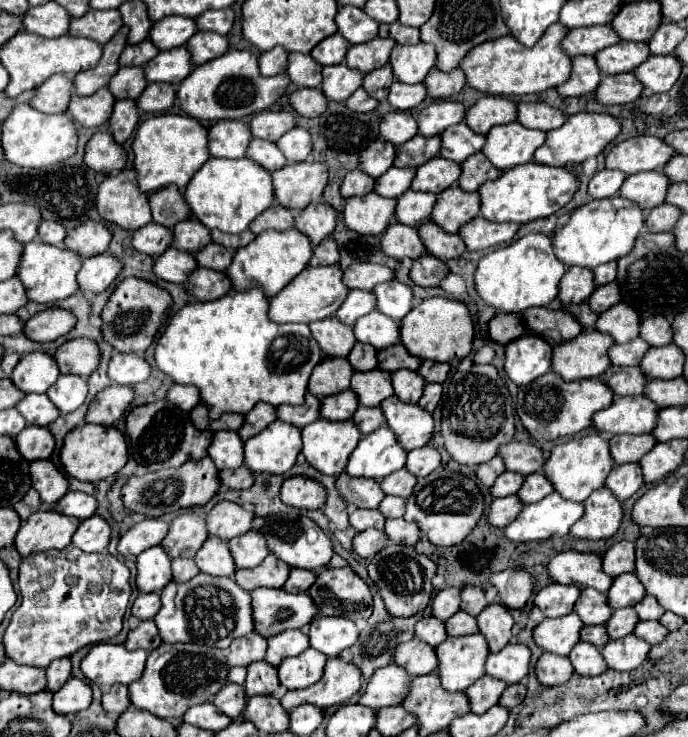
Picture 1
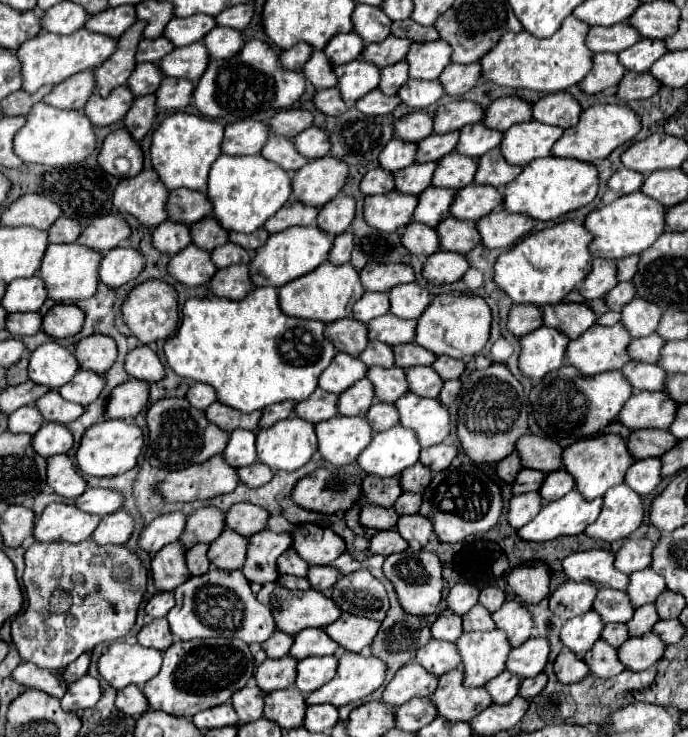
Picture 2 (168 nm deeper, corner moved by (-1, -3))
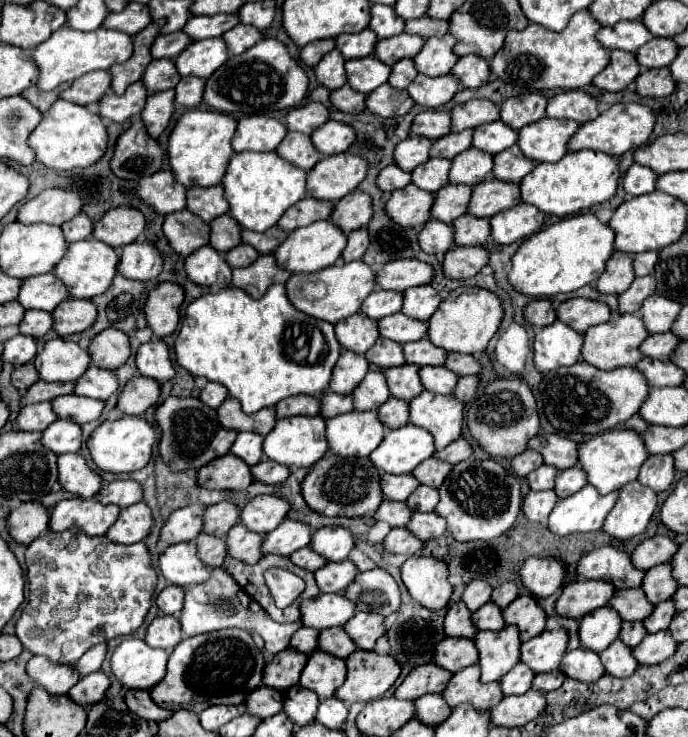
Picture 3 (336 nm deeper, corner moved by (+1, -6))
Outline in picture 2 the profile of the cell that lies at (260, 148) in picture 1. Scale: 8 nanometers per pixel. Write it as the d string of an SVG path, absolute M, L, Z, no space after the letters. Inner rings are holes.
M271 135L261 153L263 153L265 159L271 159L271 161L279 163L285 171L297 171L297 169L301 169L309 161L307 157L303 157L295 149L293 139L281 137L281 135Z

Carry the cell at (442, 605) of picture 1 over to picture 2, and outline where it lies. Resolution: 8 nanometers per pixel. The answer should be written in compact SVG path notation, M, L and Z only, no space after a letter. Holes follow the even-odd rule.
M457 583L447 597L447 605L457 615L465 615L479 601L479 589L471 583Z

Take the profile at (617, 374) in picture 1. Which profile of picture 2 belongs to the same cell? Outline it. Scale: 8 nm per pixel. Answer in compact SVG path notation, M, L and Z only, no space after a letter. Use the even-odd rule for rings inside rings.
M629 361L621 371L635 389L643 389L643 391L661 391L667 381L665 369L655 363Z

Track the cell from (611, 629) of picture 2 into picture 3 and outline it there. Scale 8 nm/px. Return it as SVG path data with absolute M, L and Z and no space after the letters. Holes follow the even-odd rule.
M623 622L621 630L619 630L619 640L625 642L629 648L635 648L643 640L645 634L647 632L641 622Z

